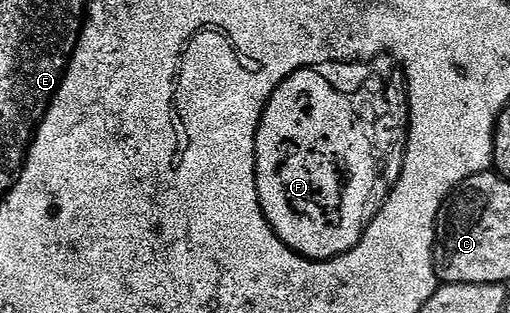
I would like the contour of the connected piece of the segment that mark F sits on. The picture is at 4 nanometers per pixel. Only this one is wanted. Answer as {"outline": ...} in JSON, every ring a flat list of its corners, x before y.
{"outline":[[352,59,350,61,330,61,327,65,316,65,289,73,274,89,269,103,263,107,263,118,255,133,255,178,261,211,267,224,278,235,283,244,308,261,332,261,342,253,349,252,365,235,377,211,391,196,391,189,398,185,403,163,407,156,407,130,409,110,407,107,407,79,404,70,391,59]]}

